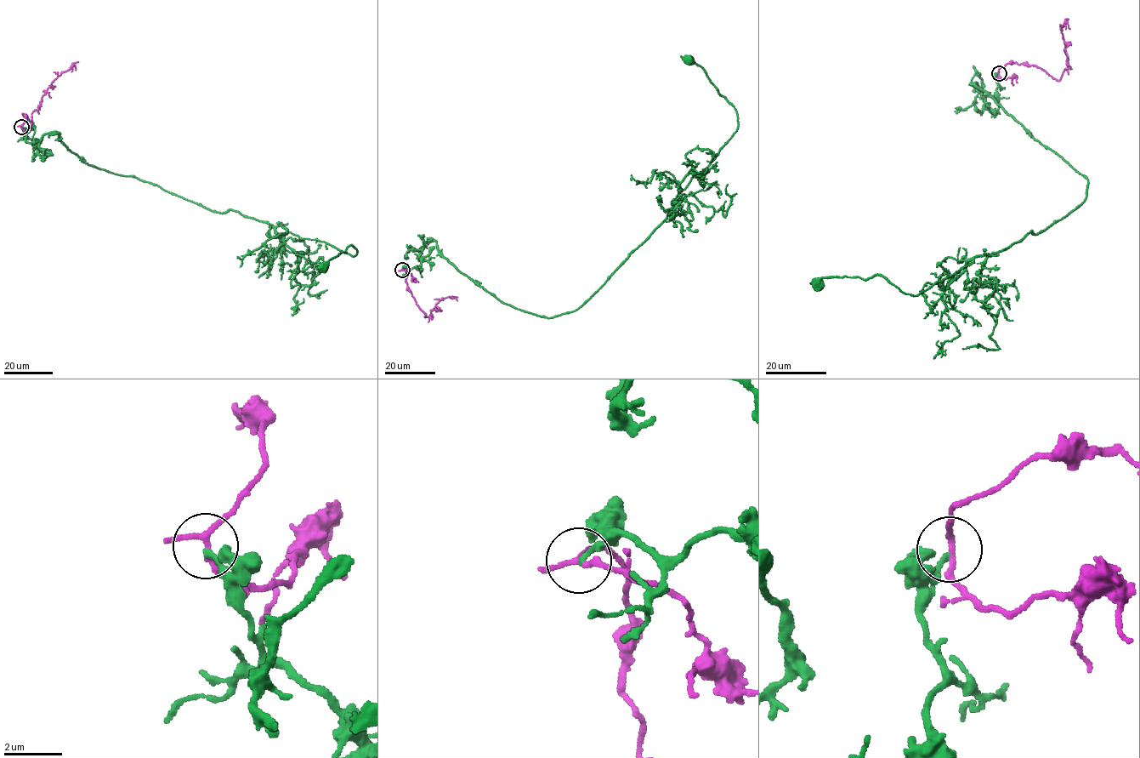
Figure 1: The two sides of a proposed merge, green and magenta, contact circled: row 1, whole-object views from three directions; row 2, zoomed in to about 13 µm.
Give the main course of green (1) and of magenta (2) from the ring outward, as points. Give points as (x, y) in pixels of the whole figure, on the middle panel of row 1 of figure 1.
1: (402, 270), (422, 271), (435, 241), (502, 302), (547, 317), (576, 309), (736, 131), (736, 110), (689, 60)
2: (402, 270), (405, 270), (407, 289), (425, 316), (430, 317), (435, 304), (443, 298), (453, 297), (457, 300)

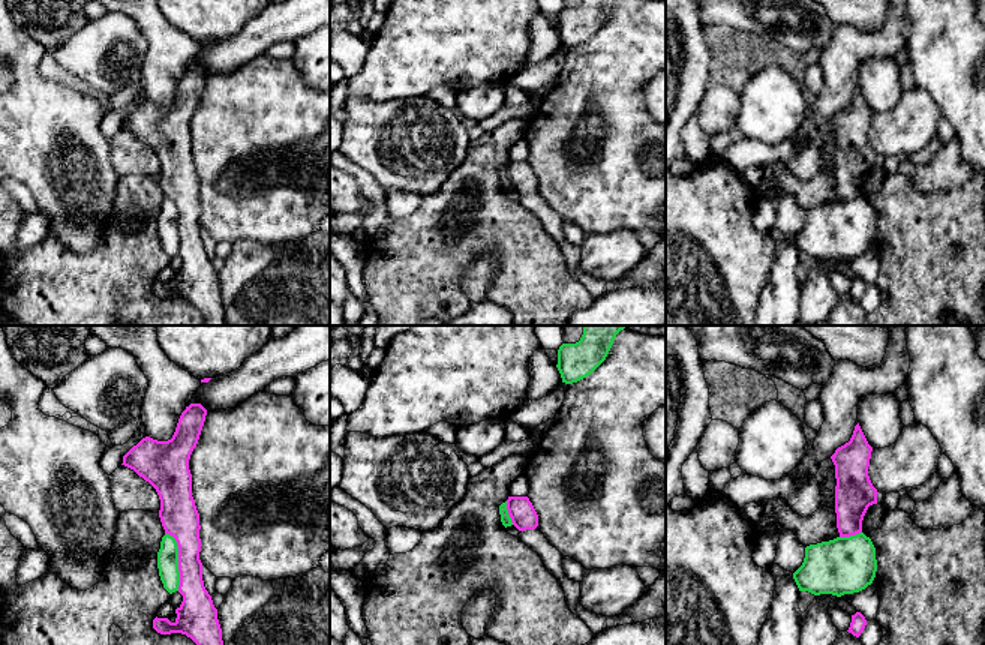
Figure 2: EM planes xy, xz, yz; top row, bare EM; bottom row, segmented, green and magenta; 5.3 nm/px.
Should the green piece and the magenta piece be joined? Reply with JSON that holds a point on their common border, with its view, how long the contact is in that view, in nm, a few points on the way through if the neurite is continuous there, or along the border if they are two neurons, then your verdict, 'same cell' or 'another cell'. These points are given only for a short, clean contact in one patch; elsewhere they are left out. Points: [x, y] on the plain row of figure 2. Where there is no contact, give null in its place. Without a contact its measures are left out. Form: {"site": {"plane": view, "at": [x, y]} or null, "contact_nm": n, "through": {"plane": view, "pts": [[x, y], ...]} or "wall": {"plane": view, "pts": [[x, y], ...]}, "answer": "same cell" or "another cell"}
{"site": {"plane": "xy", "at": [177, 224]}, "contact_nm": 320, "wall": {"plane": "xy", "pts": [[165, 197], [174, 203], [177, 210], [179, 254]]}, "answer": "another cell"}

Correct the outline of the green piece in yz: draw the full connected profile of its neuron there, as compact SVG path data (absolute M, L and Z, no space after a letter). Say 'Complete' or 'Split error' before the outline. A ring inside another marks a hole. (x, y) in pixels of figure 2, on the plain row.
Complete. M859 196L807 210L793 243L799 255L841 261L865 254L876 236L876 212L870 201Z

